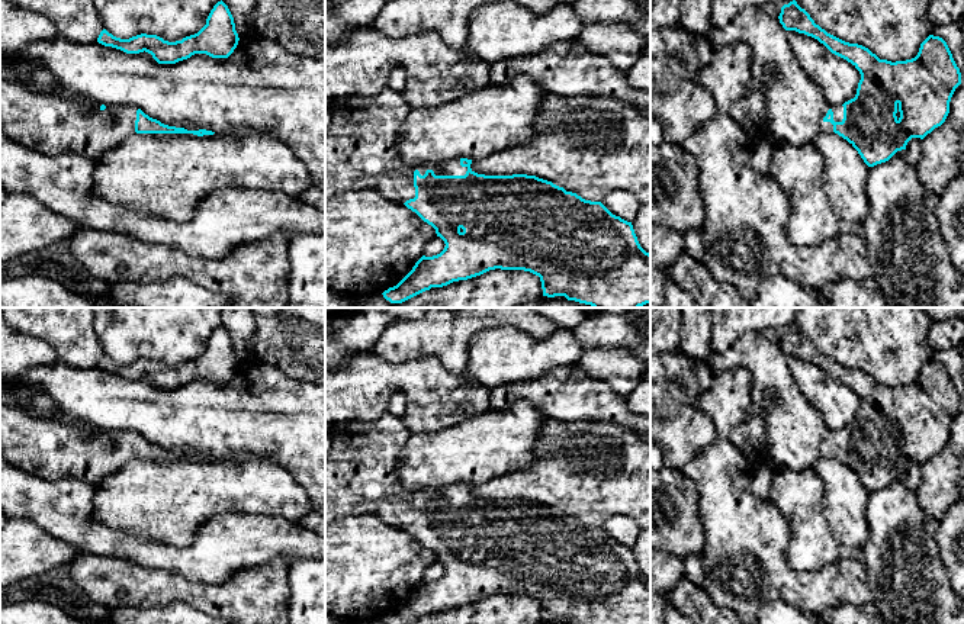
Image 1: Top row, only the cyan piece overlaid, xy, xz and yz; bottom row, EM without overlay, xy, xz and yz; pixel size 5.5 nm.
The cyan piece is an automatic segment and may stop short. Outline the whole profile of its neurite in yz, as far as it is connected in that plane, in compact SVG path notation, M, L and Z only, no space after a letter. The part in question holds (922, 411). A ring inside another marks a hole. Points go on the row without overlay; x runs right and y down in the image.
M796 325L781 332L778 344L785 356L817 364L859 396L855 422L829 432L822 456L846 464L868 492L889 486L912 463L923 464L945 447L961 398L942 363L929 360L915 383L891 387L828 358Z

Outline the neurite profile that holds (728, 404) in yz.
M745 367L723 370L714 374L711 387L698 396L697 406L716 427L717 438L730 443L752 467L758 467L769 459L765 421L751 402L752 382Z

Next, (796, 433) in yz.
M749 331L724 353L710 353L706 360L714 374L735 367L751 371L751 402L765 421L768 459L777 467L814 467L829 430L798 390L778 342Z

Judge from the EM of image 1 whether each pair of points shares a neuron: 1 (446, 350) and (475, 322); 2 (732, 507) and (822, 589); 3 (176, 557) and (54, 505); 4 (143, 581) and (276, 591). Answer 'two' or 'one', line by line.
1: one
2: one
3: one
4: one

